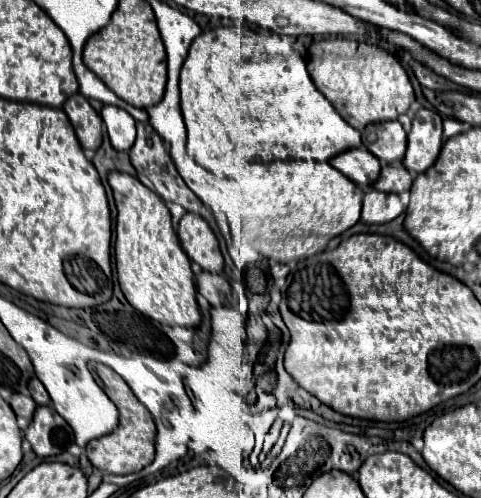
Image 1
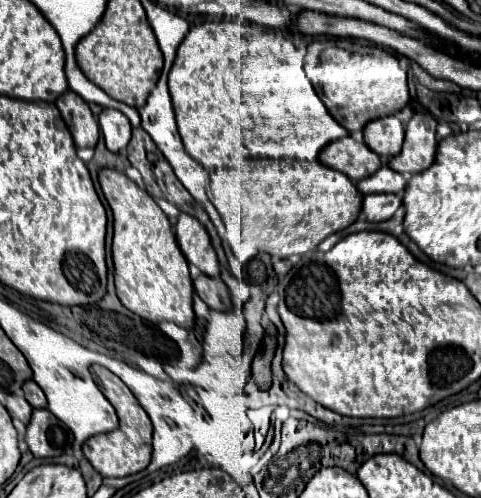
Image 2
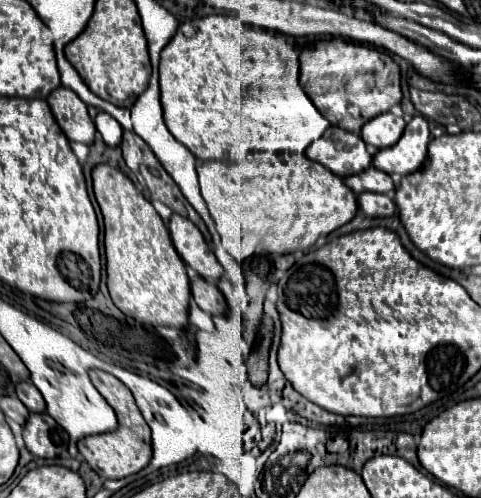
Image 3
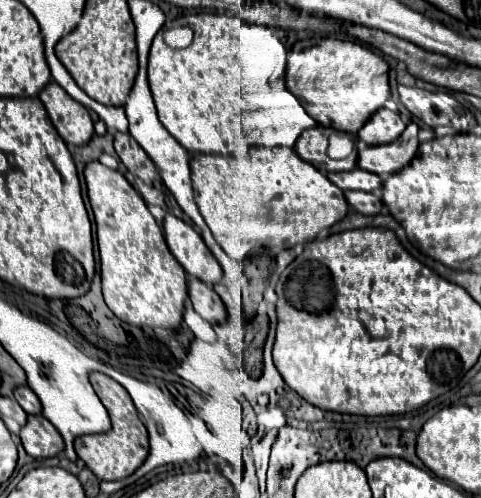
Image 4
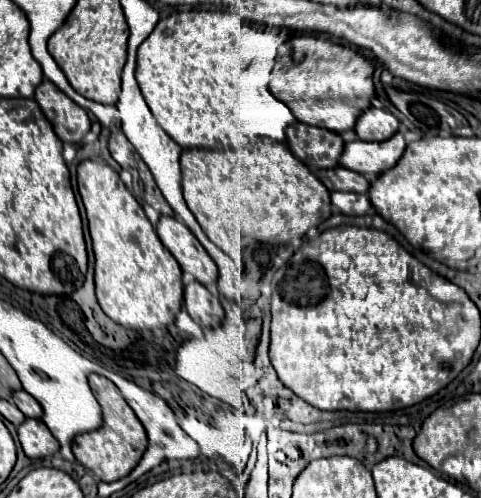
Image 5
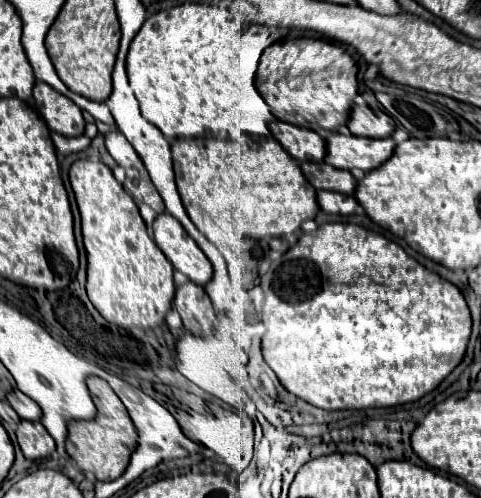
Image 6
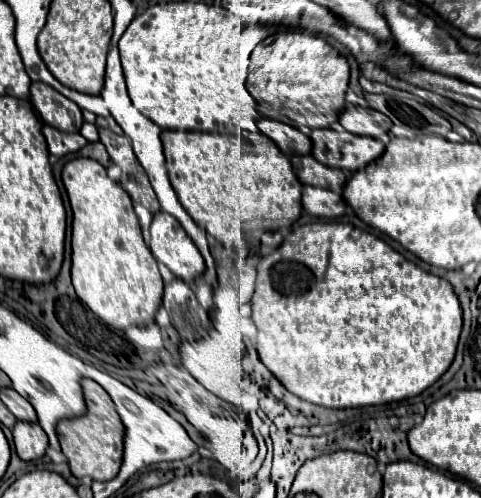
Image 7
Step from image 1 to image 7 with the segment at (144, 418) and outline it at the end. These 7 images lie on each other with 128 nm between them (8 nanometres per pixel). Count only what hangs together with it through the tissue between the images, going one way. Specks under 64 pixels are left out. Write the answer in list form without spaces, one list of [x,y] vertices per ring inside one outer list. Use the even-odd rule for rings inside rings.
[[[84,378],[82,390],[84,390],[88,410],[84,416],[58,422],[56,432],[60,438],[60,446],[62,446],[64,456],[68,458],[70,470],[76,478],[90,476],[92,480],[112,480],[122,466],[126,430],[124,430],[124,424],[116,412],[116,406],[114,406],[110,394],[98,382]]]

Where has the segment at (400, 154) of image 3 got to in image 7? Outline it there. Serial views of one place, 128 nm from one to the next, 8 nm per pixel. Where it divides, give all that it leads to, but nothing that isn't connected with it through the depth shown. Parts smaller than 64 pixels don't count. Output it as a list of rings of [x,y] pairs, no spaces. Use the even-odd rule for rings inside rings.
[[[330,128],[312,130],[312,156],[330,168],[360,170],[384,154],[384,144],[378,138],[336,132]]]

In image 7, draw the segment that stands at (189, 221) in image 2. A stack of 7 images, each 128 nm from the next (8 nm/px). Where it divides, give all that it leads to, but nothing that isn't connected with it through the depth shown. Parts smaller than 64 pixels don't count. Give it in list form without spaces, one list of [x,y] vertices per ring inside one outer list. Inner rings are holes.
[[[158,212],[150,224],[150,236],[150,250],[156,260],[166,264],[186,284],[192,284],[204,272],[204,258],[174,216]]]

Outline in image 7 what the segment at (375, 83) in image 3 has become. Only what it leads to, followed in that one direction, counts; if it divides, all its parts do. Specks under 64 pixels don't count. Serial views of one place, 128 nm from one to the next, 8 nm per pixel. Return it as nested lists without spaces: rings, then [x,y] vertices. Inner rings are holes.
[[[282,32],[258,46],[250,58],[248,90],[266,118],[286,120],[296,128],[328,128],[338,120],[348,90],[350,66],[326,40],[304,32]],[[286,108],[286,110],[282,110]],[[286,112],[286,116],[282,116]],[[282,116],[282,118],[278,118]]]

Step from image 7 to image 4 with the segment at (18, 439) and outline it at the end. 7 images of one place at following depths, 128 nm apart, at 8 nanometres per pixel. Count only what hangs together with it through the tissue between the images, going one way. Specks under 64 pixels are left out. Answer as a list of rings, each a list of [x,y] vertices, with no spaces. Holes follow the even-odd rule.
[[[28,416],[28,422],[20,432],[24,450],[32,458],[50,458],[64,450],[60,432],[44,416]]]

